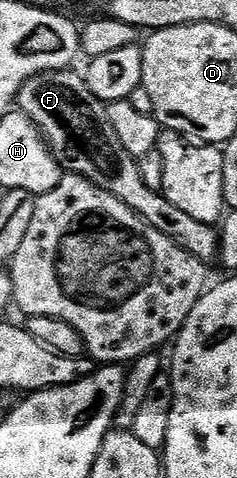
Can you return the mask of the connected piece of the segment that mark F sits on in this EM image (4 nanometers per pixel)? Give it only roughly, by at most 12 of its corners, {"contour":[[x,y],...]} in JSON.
{"contour":[[75,70],[17,97],[64,173],[113,194],[202,264],[220,229],[141,182],[107,105]]}

